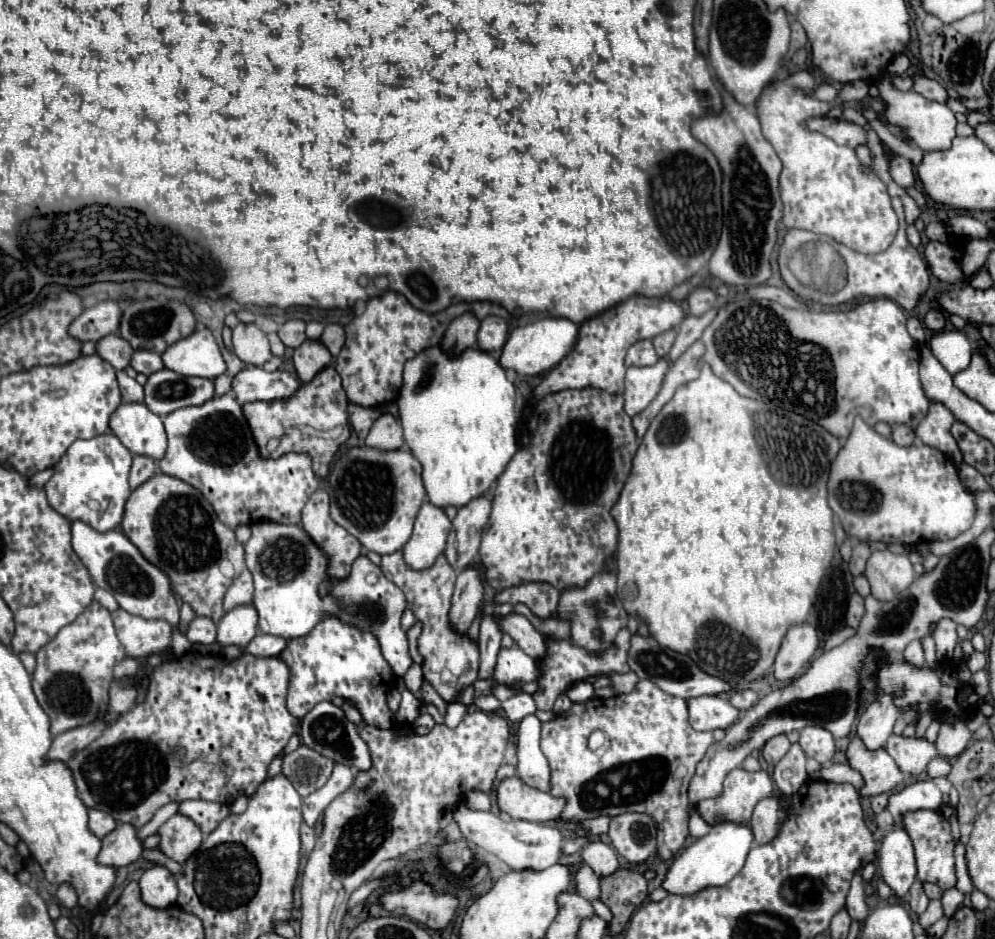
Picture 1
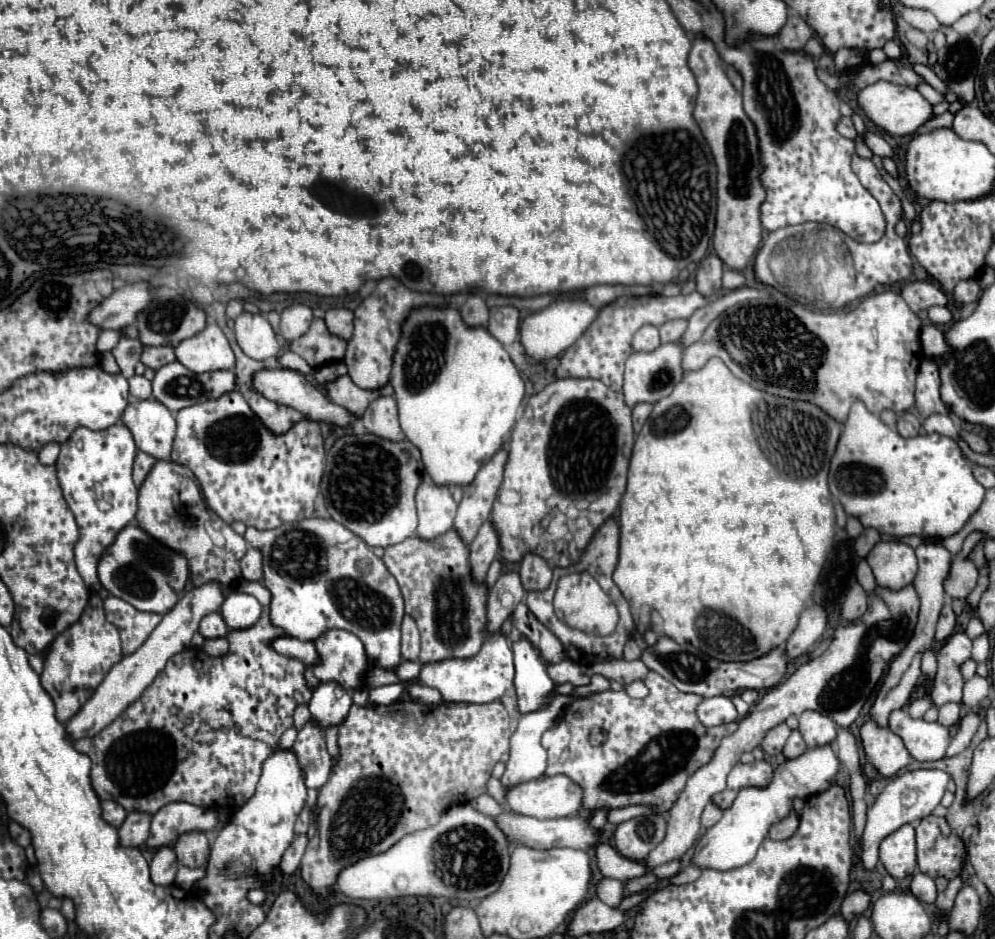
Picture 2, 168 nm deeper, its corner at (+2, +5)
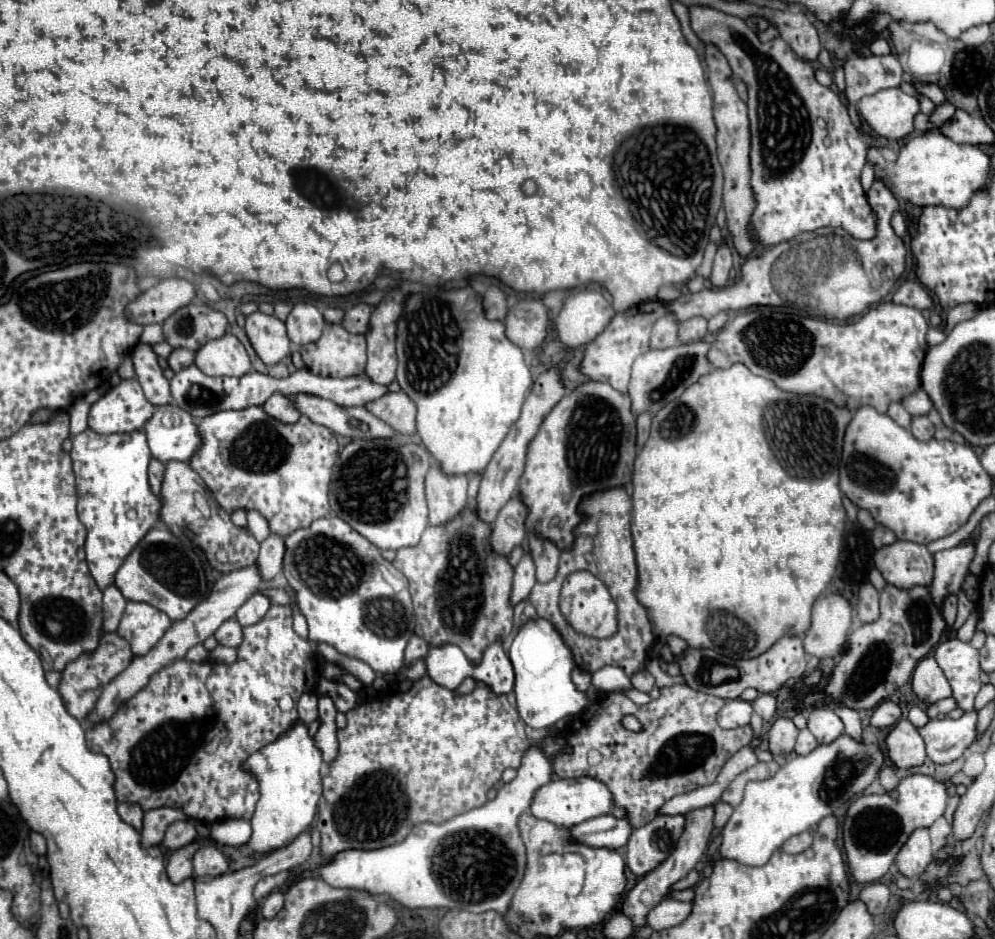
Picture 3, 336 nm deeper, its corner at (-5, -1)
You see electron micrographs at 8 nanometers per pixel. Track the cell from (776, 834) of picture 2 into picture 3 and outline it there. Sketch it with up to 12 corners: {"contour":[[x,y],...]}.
{"contour":[[813,831],[787,839],[785,853],[801,853],[811,845]]}

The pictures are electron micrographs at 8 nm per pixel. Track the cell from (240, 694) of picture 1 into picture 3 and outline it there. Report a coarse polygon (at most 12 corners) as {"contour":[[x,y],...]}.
{"contour":[[273,605],[235,663],[179,659],[87,727],[119,803],[251,819],[211,737],[295,725],[313,645]]}

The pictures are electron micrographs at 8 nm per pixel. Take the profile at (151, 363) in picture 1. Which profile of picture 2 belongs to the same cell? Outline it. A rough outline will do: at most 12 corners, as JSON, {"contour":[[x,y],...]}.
{"contour":[[146,347],[142,363],[154,371],[176,359],[174,347]]}

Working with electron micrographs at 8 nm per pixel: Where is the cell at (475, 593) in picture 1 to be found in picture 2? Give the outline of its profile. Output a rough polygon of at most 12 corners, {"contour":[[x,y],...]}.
{"contour":[[488,519],[470,543],[470,565],[484,581],[500,551],[498,531]]}

